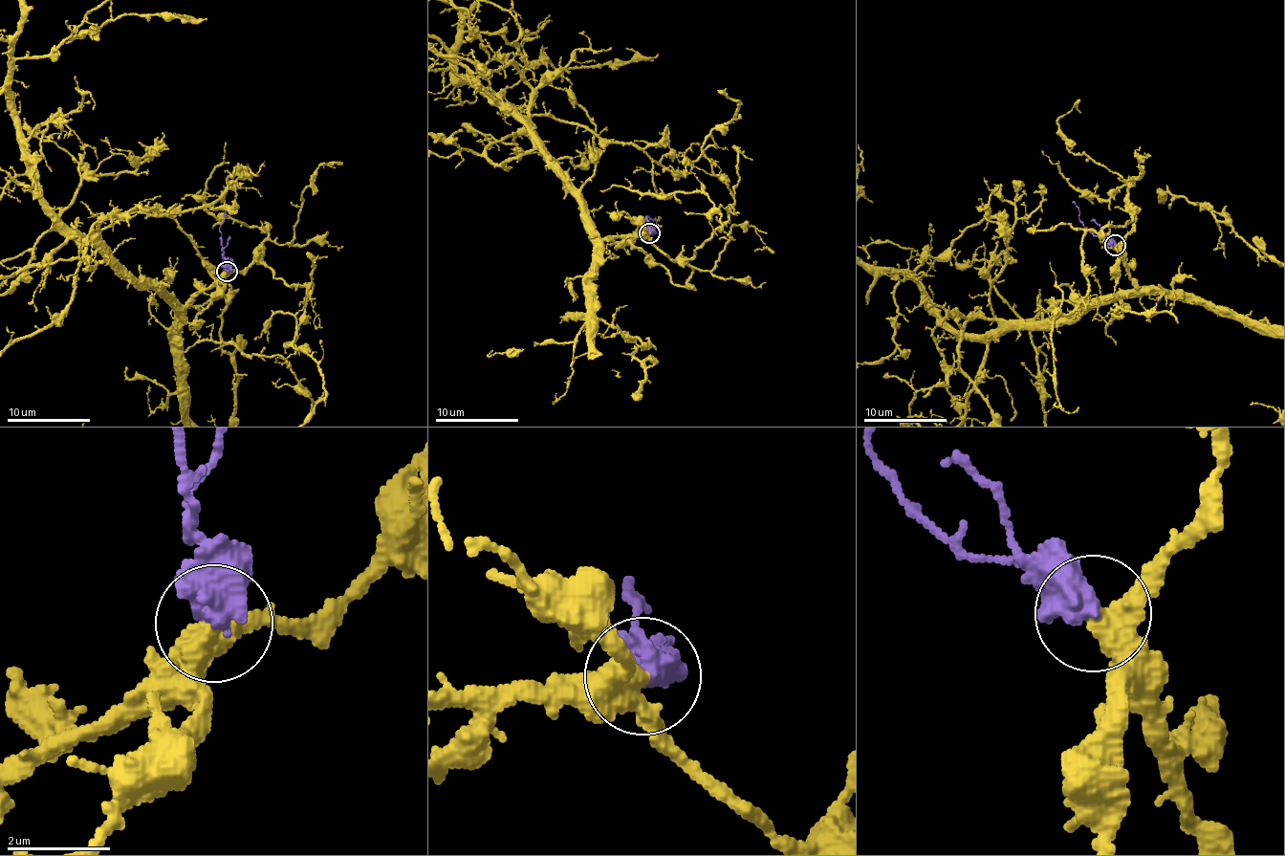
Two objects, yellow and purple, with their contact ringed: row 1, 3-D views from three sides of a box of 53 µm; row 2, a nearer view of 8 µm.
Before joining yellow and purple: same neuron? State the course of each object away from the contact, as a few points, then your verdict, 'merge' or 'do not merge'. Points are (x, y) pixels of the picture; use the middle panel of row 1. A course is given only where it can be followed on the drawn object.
course purple (649, 233), (646, 217), (652, 220), (655, 217); merge

